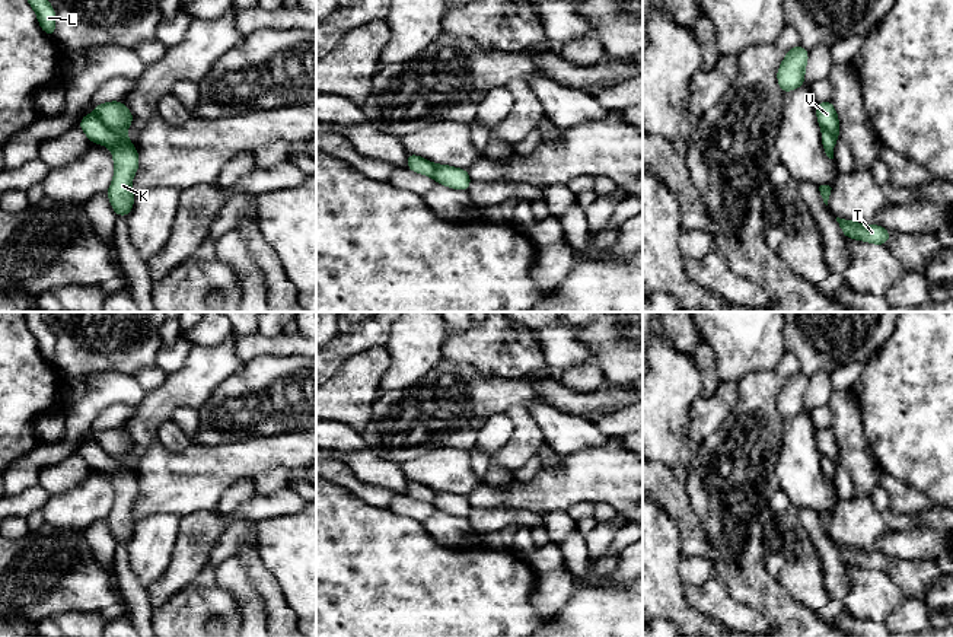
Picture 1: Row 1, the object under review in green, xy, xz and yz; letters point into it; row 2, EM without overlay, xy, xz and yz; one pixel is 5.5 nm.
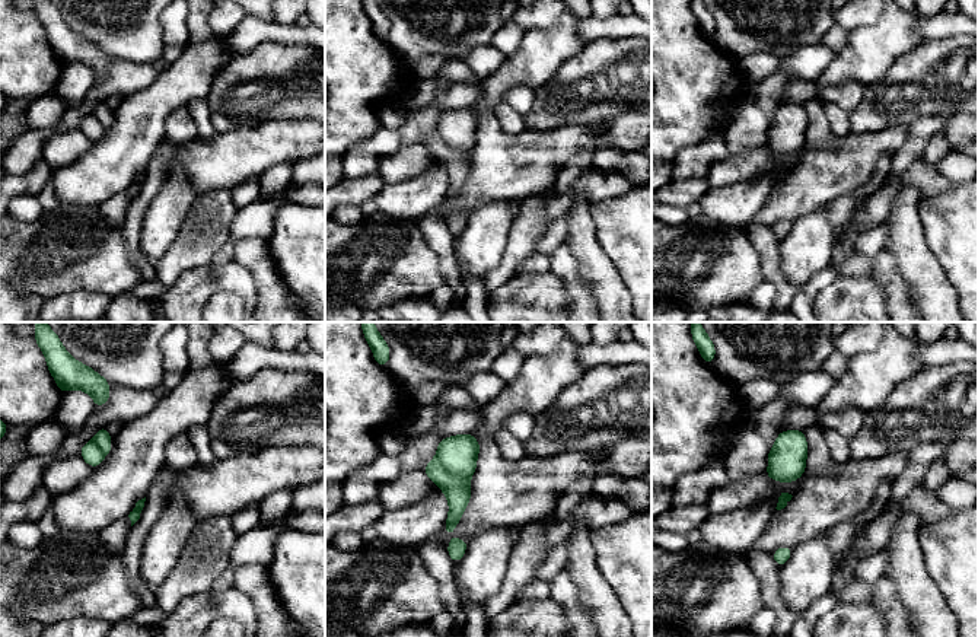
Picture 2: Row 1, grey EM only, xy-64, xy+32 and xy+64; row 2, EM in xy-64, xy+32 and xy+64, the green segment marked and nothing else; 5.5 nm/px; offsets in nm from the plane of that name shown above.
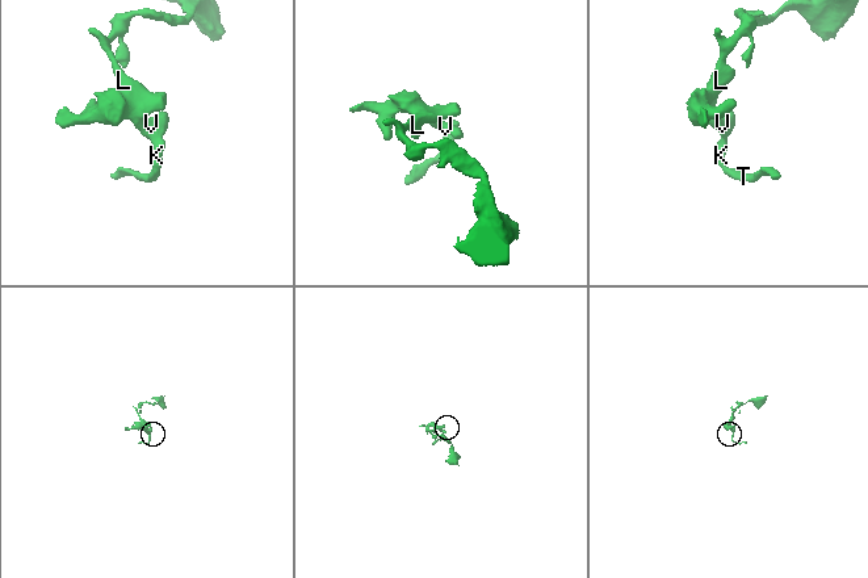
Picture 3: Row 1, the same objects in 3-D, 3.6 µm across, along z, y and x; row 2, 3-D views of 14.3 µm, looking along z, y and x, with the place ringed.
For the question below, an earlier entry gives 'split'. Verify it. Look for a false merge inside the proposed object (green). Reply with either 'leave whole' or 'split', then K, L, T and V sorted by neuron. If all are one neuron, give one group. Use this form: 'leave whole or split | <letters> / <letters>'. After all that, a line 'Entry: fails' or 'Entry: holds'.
leave whole | K L T V
Entry: fails

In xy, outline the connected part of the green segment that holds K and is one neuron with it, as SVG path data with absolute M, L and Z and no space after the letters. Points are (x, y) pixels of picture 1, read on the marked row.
M121 102L96 103L95 115L85 114L79 122L90 143L103 144L112 150L115 165L114 179L106 191L115 216L127 216L134 206L131 189L138 169L138 152L127 138L127 128L133 124L133 112Z

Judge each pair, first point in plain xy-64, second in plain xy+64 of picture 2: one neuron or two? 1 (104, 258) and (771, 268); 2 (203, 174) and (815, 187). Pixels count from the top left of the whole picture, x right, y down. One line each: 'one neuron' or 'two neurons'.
1: two neurons
2: one neuron

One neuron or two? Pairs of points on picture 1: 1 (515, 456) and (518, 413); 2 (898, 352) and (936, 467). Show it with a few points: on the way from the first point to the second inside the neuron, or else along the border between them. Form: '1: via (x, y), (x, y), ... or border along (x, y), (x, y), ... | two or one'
1: via (520, 446), (520, 423) | one
2: via (907, 381), (907, 430), (912, 438) | one

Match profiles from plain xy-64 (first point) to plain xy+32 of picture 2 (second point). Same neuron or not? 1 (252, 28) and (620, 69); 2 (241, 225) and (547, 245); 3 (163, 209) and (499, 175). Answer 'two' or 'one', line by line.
1: two
2: one
3: two

